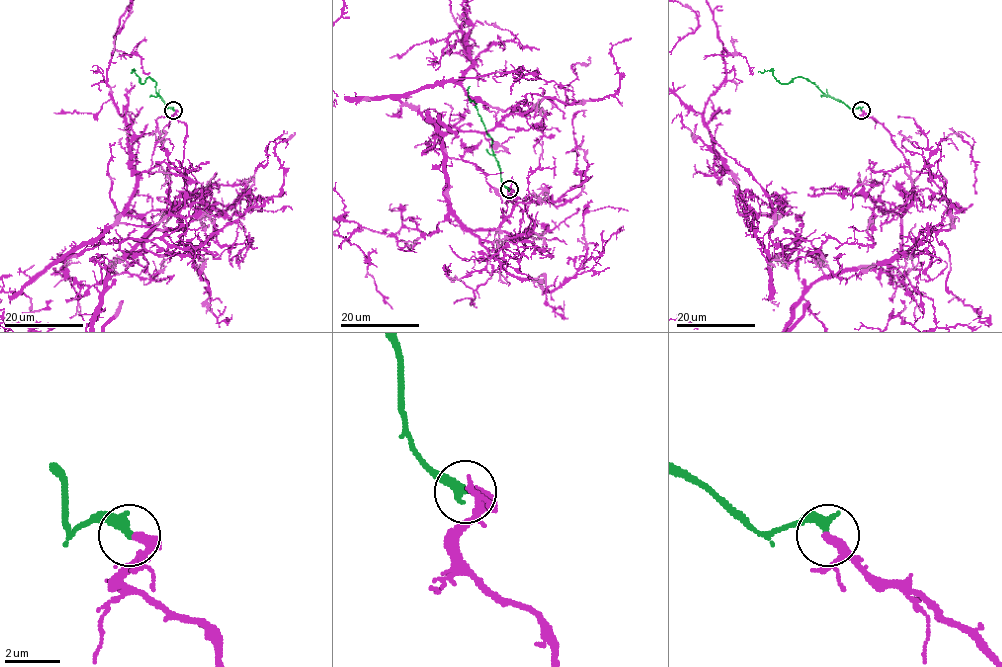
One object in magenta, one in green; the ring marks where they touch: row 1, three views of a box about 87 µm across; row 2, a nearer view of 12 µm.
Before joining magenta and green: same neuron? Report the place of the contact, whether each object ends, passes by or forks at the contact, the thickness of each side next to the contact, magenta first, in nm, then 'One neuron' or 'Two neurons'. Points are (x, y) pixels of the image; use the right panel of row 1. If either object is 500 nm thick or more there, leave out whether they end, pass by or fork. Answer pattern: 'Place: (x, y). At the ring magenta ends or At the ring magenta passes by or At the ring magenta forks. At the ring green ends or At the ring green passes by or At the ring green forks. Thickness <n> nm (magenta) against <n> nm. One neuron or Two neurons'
Place: (861, 110). At the ring magenta passes by. At the ring green ends. Thickness 240 nm (magenta) against 360 nm. One neuron

